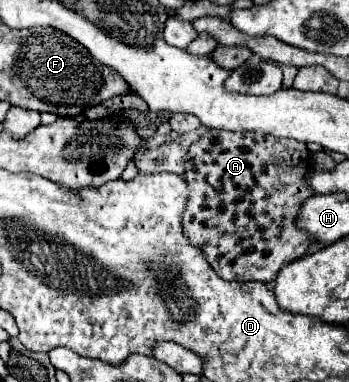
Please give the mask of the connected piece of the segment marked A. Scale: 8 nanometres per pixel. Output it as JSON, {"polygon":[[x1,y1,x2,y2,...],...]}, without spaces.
{"polygon":[[210,130,190,146,184,174,190,184,190,198,184,212,184,226,188,226,192,242,204,250,210,266,222,280,270,282,284,264,306,254,312,242,292,226,292,218,296,218,296,206,312,196,300,186,300,178,308,170,312,170,312,156,306,150,306,144,290,138]]}

